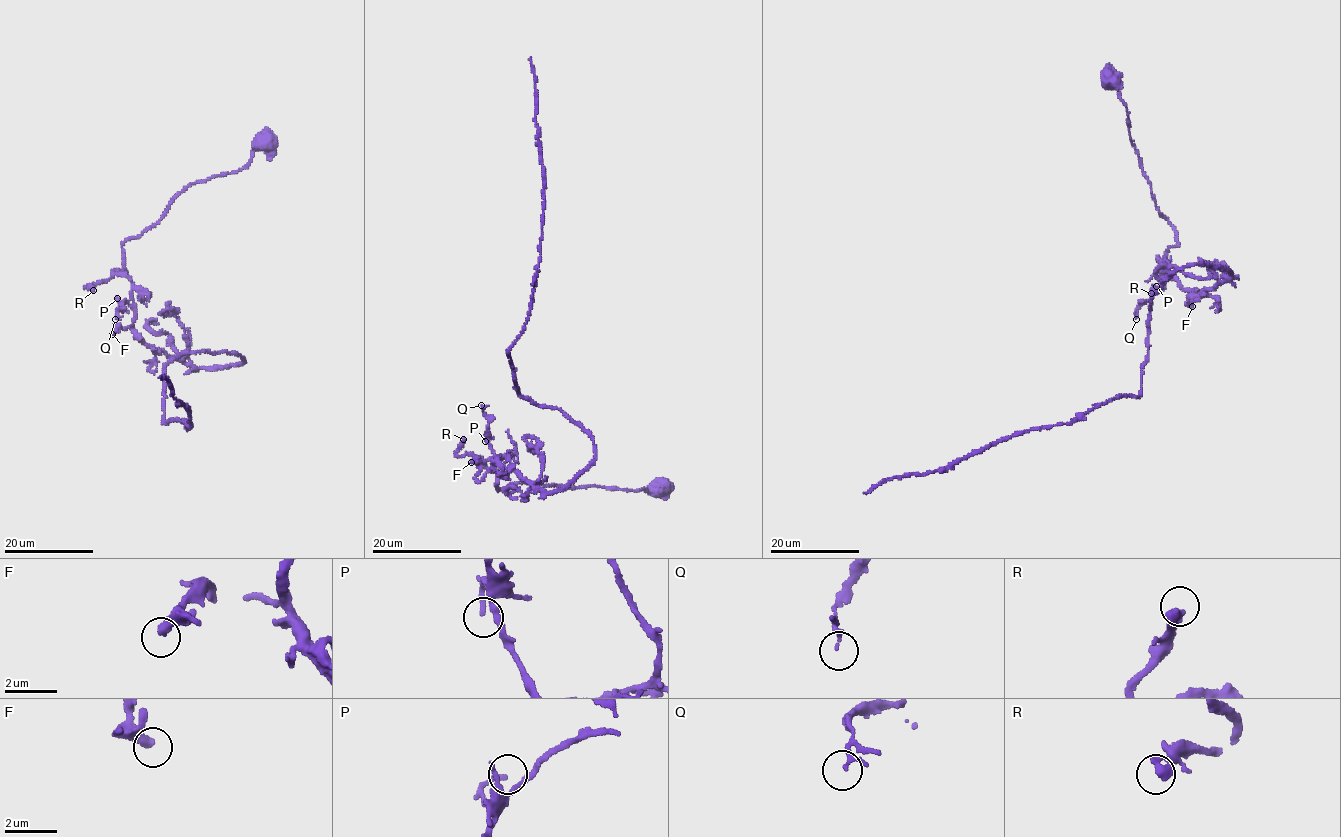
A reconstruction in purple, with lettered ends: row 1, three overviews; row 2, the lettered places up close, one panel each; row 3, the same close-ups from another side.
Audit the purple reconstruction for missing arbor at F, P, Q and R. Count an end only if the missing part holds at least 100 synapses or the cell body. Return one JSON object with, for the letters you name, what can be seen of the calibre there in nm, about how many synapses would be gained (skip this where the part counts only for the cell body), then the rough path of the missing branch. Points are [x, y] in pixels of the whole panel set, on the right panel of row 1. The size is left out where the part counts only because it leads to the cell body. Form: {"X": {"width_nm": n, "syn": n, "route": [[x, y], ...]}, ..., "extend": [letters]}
{"extend": []}

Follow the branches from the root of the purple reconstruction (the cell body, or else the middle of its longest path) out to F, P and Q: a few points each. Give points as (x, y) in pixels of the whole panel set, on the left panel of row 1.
F: (266, 141), (243, 168), (191, 183), (125, 241), (126, 272), (113, 273), (132, 283), (134, 319), (112, 334)
P: (266, 141), (243, 168), (191, 183), (125, 241), (126, 272), (113, 273), (132, 283), (134, 306), (117, 298)
Q: (266, 141), (125, 241), (126, 272), (113, 273), (134, 306), (115, 319)

